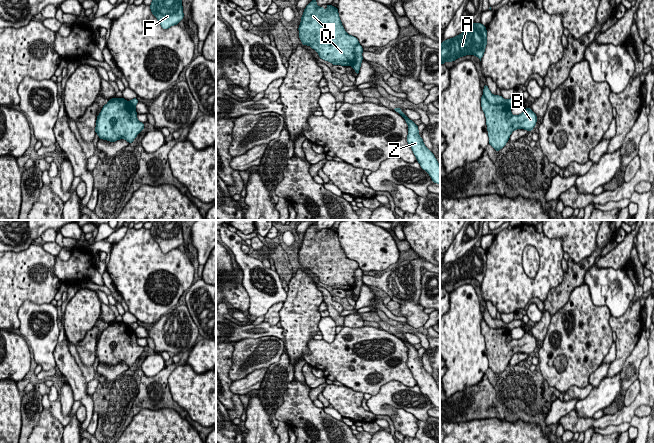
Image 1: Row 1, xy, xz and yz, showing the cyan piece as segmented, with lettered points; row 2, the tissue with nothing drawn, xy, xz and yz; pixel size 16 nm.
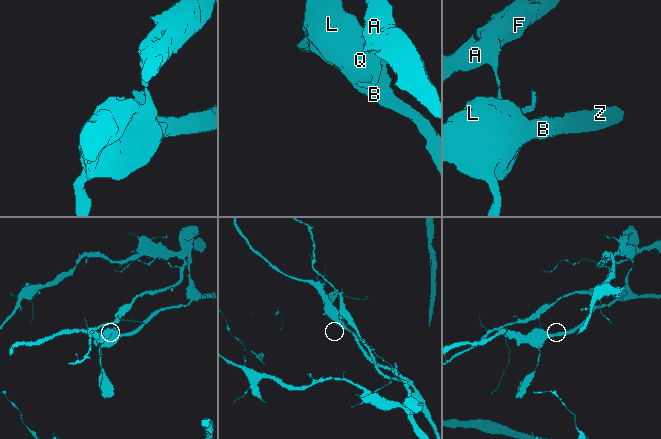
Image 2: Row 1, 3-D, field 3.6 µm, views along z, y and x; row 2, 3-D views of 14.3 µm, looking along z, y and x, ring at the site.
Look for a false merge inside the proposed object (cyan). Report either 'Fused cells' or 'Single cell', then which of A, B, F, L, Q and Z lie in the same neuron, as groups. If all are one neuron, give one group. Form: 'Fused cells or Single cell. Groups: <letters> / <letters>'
Fused cells. Groups: A F / B L Q Z

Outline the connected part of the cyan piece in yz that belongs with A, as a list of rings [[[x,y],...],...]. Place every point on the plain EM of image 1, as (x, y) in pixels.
[[[474,246],[463,257],[440,267],[440,288],[455,285],[465,279],[475,279],[481,285],[486,268],[486,250]]]

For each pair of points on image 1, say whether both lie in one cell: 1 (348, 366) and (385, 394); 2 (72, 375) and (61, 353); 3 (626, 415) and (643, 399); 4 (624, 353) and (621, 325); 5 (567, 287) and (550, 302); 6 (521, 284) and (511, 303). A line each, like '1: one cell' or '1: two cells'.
1: two cells
2: one cell
3: one cell
4: one cell
5: one cell
6: one cell

